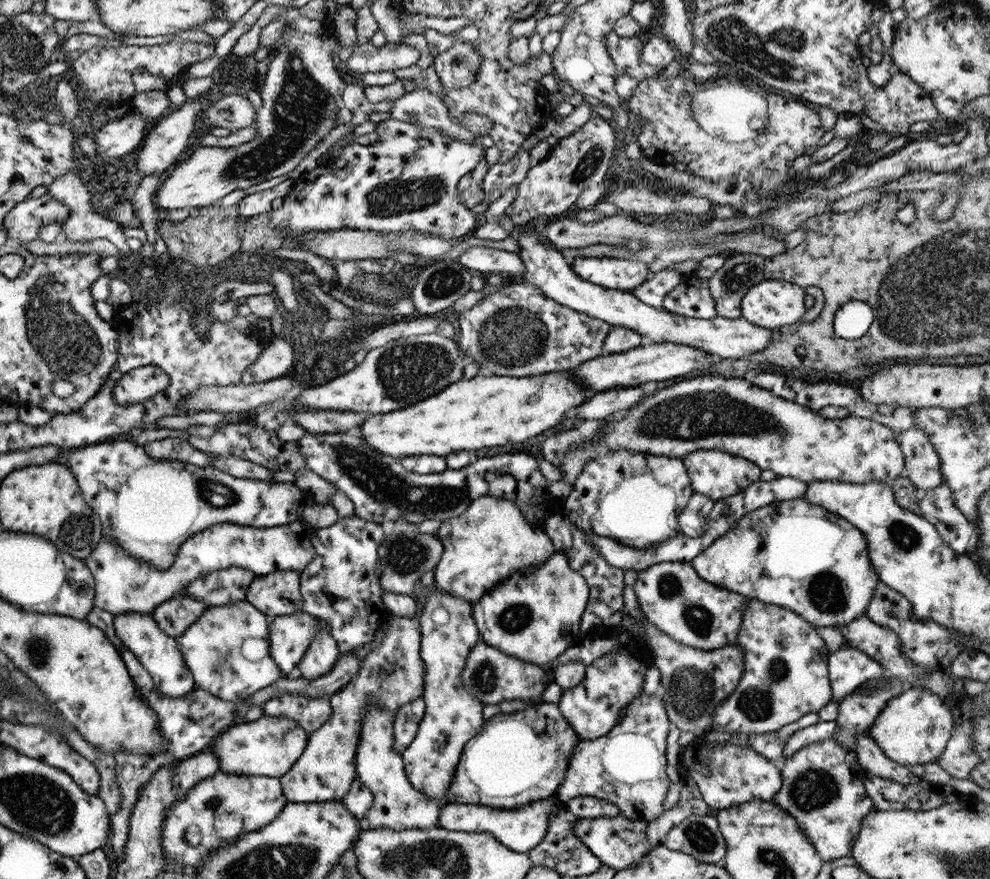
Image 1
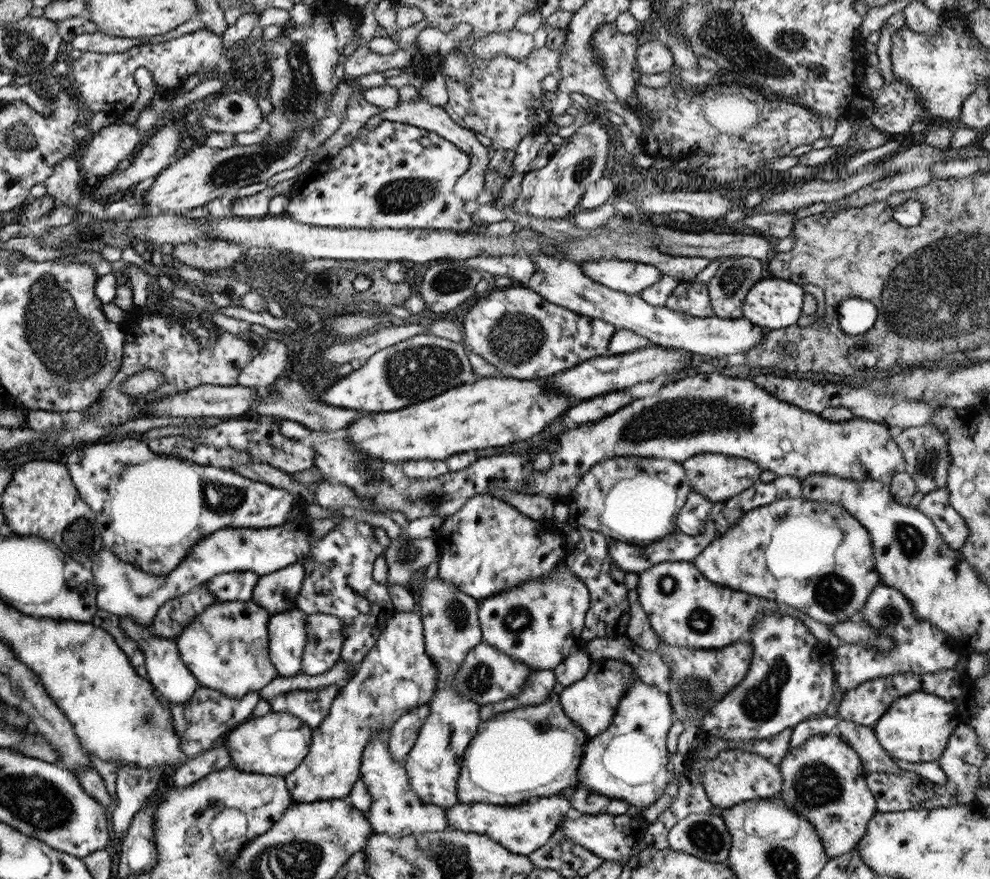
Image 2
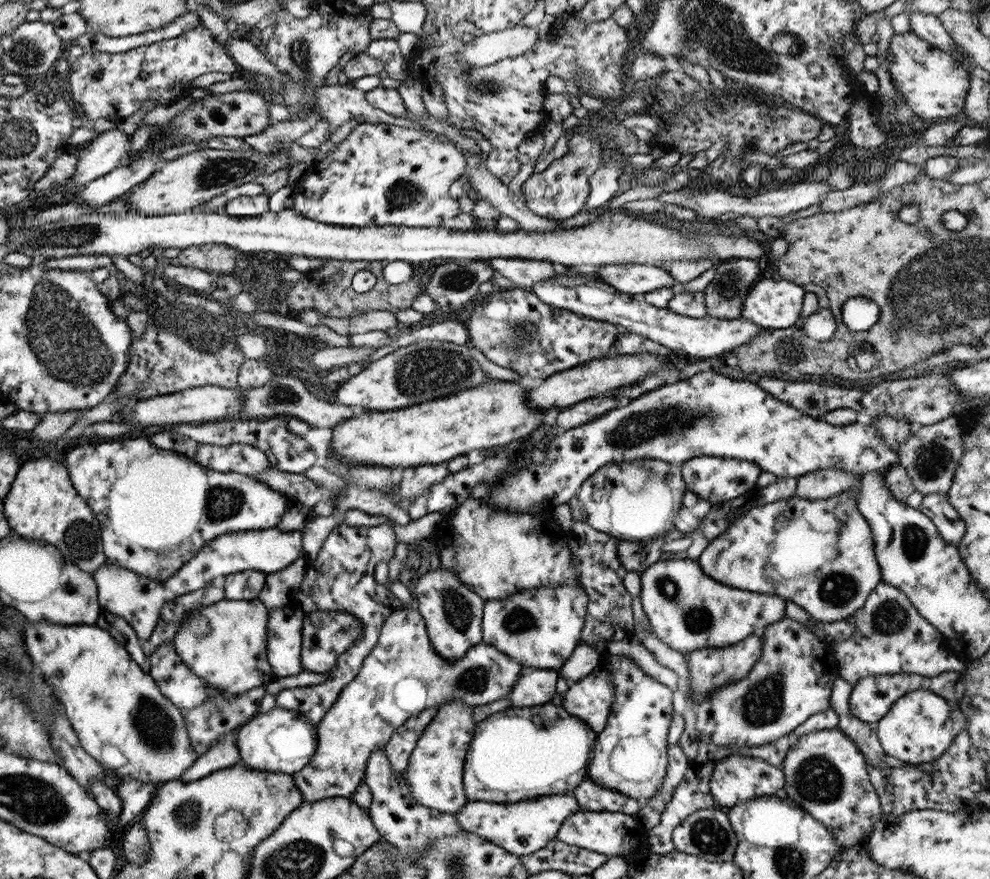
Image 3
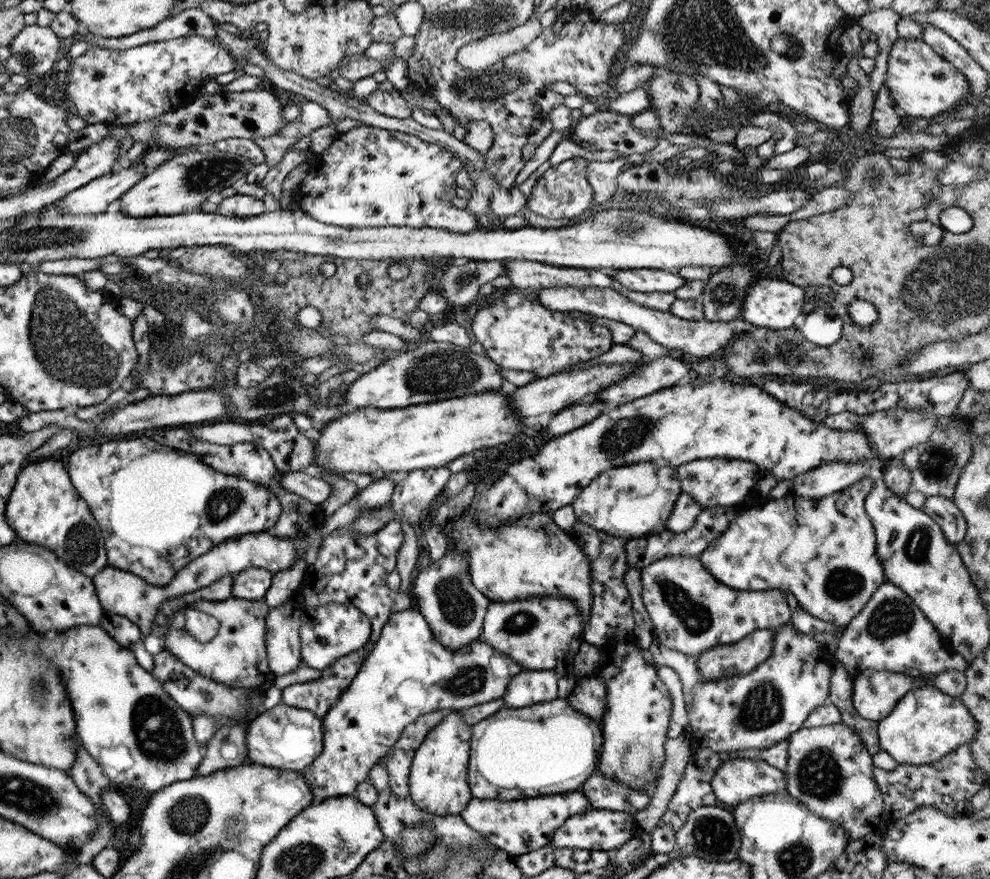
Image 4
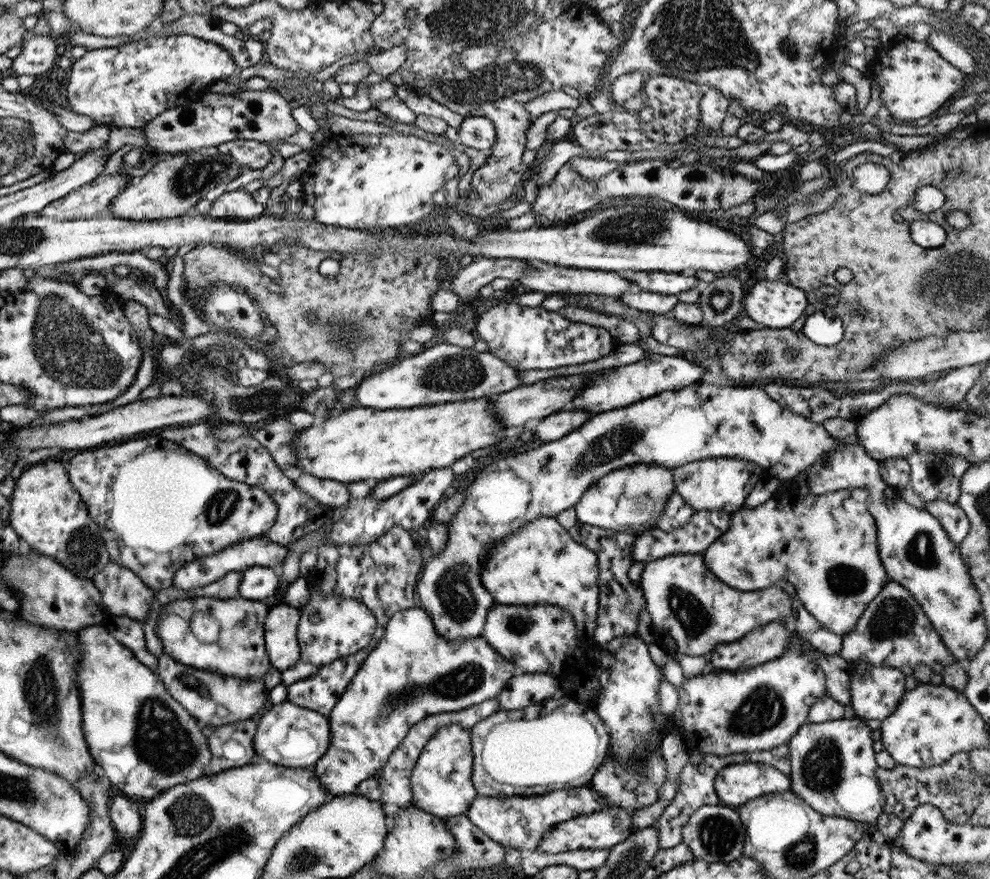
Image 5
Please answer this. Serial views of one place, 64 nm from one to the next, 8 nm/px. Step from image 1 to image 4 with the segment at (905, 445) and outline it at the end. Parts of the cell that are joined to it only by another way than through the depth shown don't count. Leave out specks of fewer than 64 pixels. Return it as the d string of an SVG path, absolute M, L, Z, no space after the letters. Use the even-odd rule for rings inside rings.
M937 428L929 436L929 442L917 443L915 446L911 446L909 450L905 450L899 460L909 469L911 490L920 492L925 498L941 496L951 501L955 484L957 484L957 477L972 454L965 439L967 436L955 432L955 428L953 428L953 432L945 430L945 428Z

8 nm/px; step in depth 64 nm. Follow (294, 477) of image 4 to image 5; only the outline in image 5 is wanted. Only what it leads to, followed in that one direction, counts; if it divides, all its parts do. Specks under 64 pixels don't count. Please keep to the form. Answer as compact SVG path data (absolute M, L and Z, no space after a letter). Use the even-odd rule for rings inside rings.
M300 473L292 481L303 495L315 499L317 503L329 505L332 509L349 504L347 484L336 482L336 480L315 478L307 473Z

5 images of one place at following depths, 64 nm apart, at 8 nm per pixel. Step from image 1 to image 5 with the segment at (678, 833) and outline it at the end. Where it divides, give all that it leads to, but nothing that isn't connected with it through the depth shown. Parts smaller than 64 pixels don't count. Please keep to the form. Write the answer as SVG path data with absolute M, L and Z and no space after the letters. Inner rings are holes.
M701 805L694 810L681 829L681 843L685 844L695 859L708 863L728 863L737 860L746 839L740 816L719 805Z

